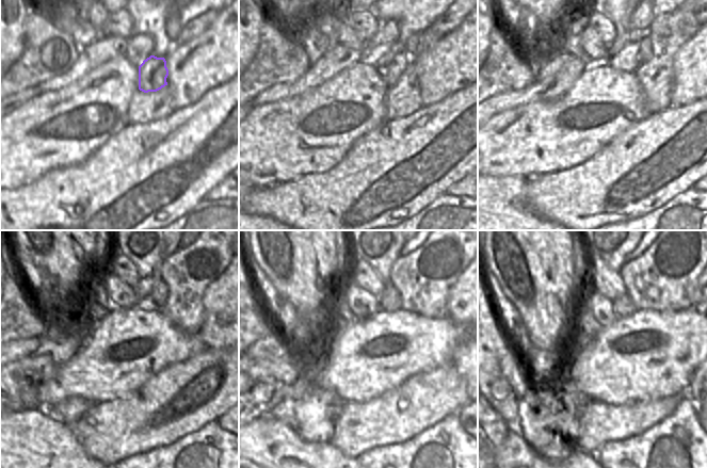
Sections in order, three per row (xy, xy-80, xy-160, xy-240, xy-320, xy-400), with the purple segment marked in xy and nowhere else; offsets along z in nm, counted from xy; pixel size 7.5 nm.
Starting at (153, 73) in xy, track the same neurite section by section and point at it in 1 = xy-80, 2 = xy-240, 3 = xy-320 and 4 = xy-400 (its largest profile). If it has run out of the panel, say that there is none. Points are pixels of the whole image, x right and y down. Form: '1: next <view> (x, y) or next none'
1: next xy-80 (390, 61)
2: next xy-240 (146, 252)
3: next xy-320 (381, 252)
4: next xy-400 (613, 252)

